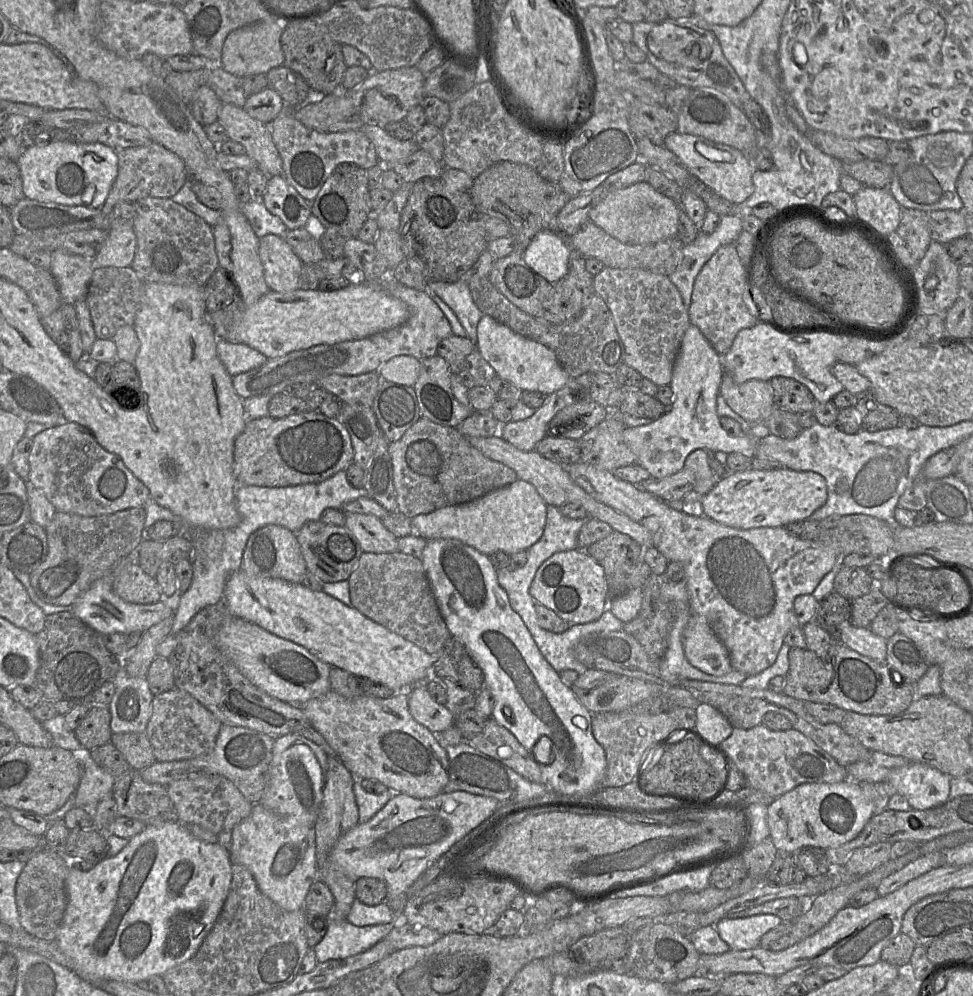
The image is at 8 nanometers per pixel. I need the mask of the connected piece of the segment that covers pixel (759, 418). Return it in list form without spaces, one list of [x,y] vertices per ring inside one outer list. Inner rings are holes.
[[[724,373],[719,394],[749,424],[764,423],[775,409],[773,388],[769,381],[749,380],[738,384]]]

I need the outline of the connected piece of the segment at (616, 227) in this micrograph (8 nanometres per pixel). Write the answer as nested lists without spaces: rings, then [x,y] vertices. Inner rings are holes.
[[[642,181],[606,195],[589,213],[589,220],[625,244],[646,245],[678,236],[677,202]]]

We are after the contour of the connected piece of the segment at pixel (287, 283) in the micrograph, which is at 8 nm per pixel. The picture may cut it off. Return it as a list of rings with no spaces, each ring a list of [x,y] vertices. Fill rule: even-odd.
[[[281,236],[259,238],[259,256],[269,291],[287,293],[299,288],[303,263]]]

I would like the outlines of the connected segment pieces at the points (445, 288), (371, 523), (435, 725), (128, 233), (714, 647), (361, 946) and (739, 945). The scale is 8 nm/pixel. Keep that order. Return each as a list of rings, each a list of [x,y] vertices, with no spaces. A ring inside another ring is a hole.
[[[471,270],[455,282],[427,281],[427,289],[451,308],[465,329],[467,337],[476,347],[477,325],[484,314],[472,300],[467,284],[470,278]]]
[[[346,513],[344,526],[357,539],[363,552],[382,554],[398,551],[398,538],[374,515]]]
[[[425,684],[408,689],[408,709],[413,719],[432,733],[441,733],[454,725],[455,716],[432,699]]]
[[[115,219],[108,230],[107,238],[92,262],[93,269],[131,266],[136,248],[137,239],[133,221]]]
[[[690,615],[683,632],[687,660],[704,673],[722,676],[732,670],[729,653],[702,617]]]
[[[328,914],[327,918],[327,932],[313,947],[319,963],[364,952],[384,939],[395,926],[392,922],[359,927],[332,914]]]
[[[761,914],[741,918],[722,918],[712,925],[715,925],[720,938],[729,945],[730,950],[749,950],[759,947],[761,937],[778,926],[781,921],[782,919],[776,915]]]

